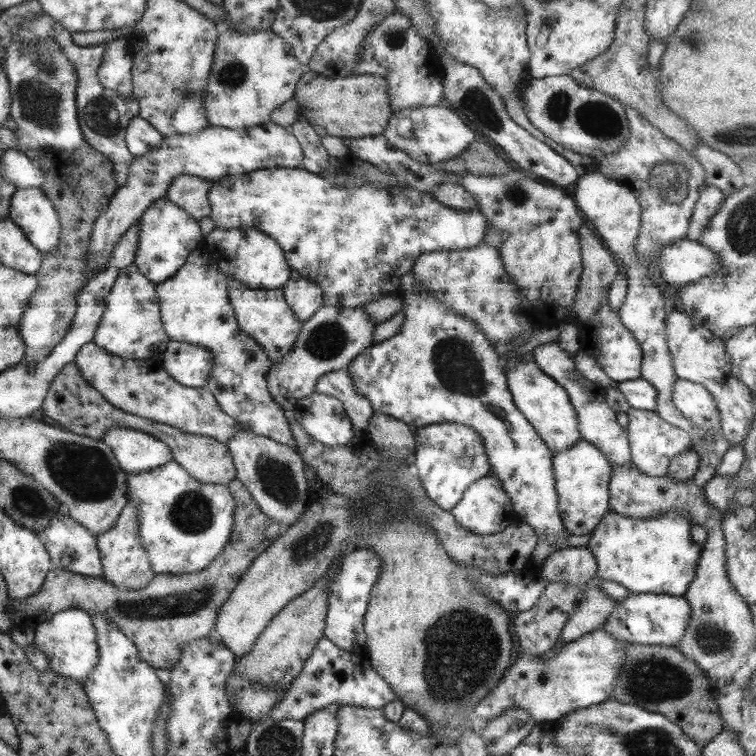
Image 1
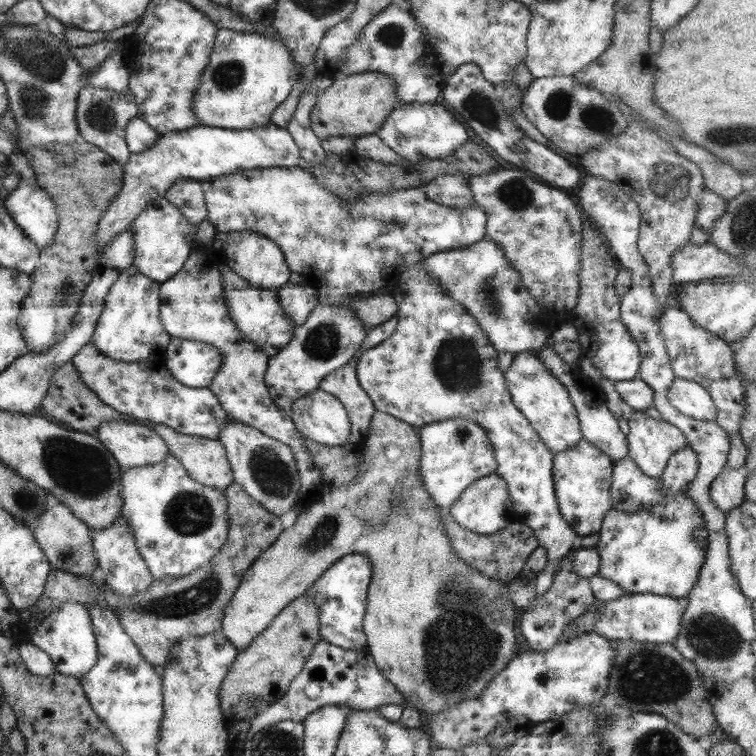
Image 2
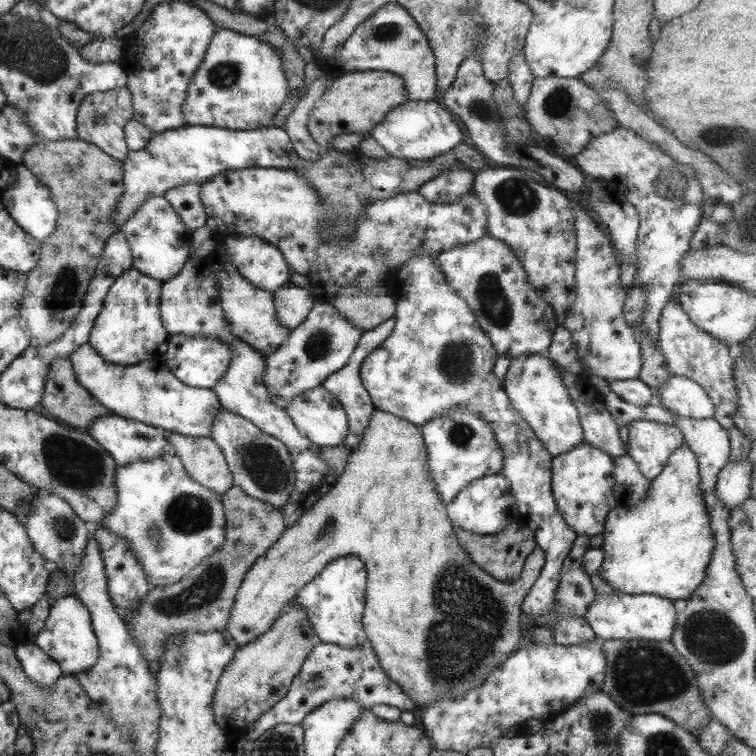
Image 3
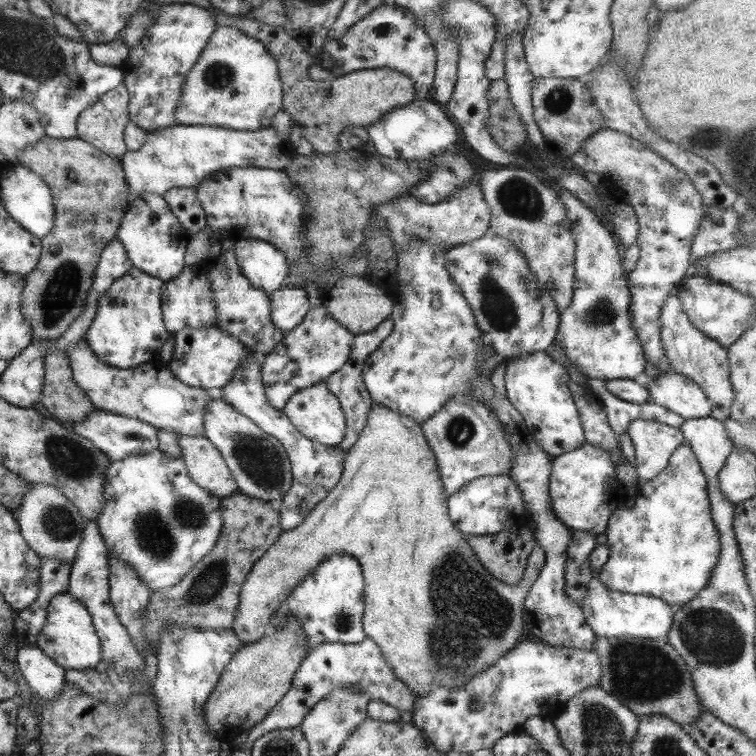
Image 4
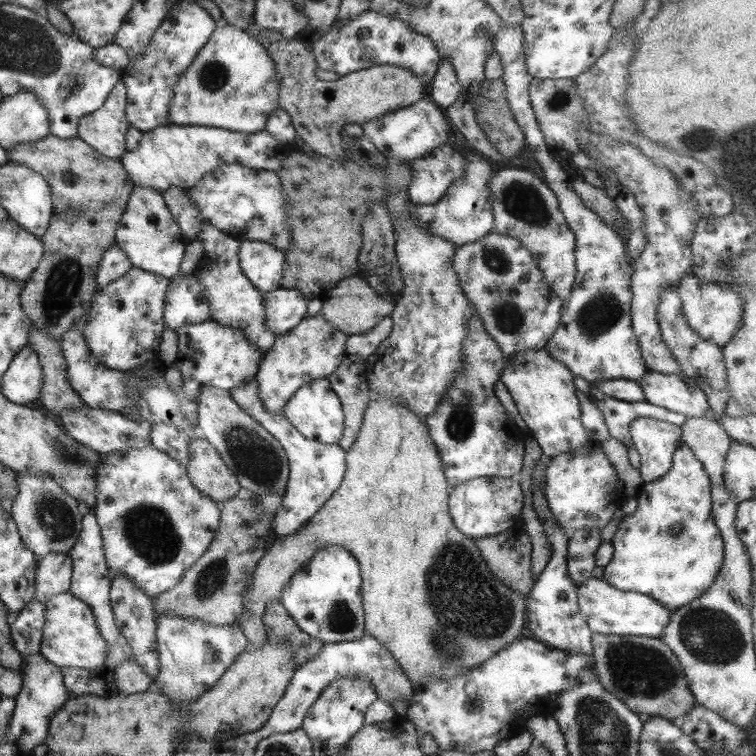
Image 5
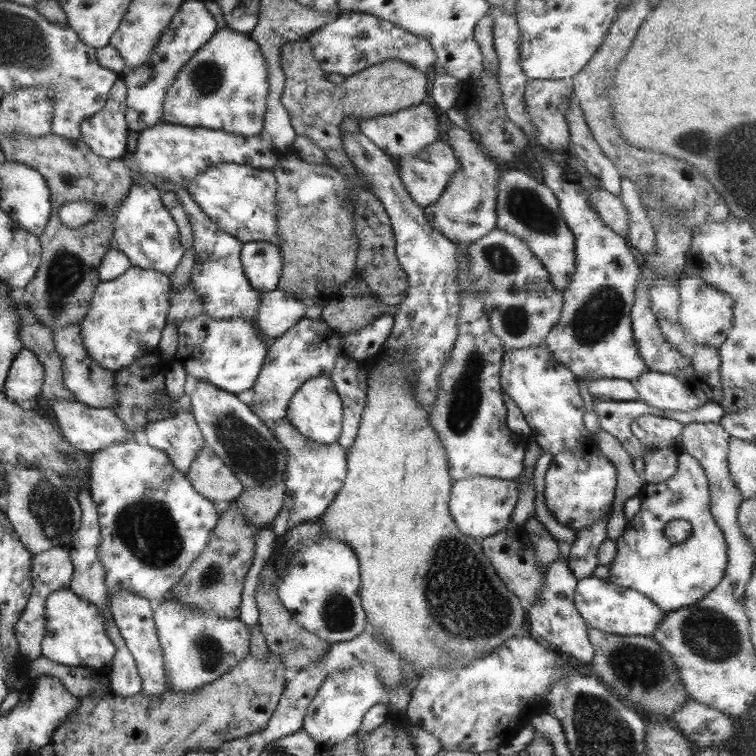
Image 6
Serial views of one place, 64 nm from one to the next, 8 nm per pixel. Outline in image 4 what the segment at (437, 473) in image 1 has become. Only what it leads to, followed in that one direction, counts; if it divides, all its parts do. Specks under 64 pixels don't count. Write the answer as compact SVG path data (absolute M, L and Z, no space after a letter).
M473 395L451 397L433 416L420 424L421 432L429 449L433 451L433 460L437 463L437 473L443 485L445 498L459 490L474 478L483 475L507 475L513 466L513 449L505 439L501 423L489 407L477 401Z

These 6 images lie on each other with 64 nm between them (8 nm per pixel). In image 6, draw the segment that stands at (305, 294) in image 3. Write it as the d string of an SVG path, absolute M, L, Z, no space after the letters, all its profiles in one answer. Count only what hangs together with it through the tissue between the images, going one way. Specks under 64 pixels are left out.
M279 290L259 294L257 307L257 328L271 340L279 338L299 319L303 318L306 307L293 294Z

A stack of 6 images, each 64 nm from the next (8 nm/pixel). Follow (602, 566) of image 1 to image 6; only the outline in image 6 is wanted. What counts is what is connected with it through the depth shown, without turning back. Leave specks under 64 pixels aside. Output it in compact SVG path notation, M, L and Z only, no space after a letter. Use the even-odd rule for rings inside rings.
M677 450L676 454L677 470L671 478L642 486L639 510L626 520L622 534L614 540L617 553L607 566L607 582L640 593L663 613L701 601L717 587L727 567L727 545L709 510L705 472L687 452ZM678 518L689 522L690 534L685 540L671 544L663 536L663 527Z

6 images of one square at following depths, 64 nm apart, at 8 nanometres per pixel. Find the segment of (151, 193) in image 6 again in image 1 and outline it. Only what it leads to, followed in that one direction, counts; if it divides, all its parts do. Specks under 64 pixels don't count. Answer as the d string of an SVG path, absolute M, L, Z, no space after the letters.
M165 198L151 202L138 219L138 223L139 241L137 241L133 263L137 266L137 270L151 282L160 283L166 278L171 278L183 266L189 253L201 245L199 223Z

